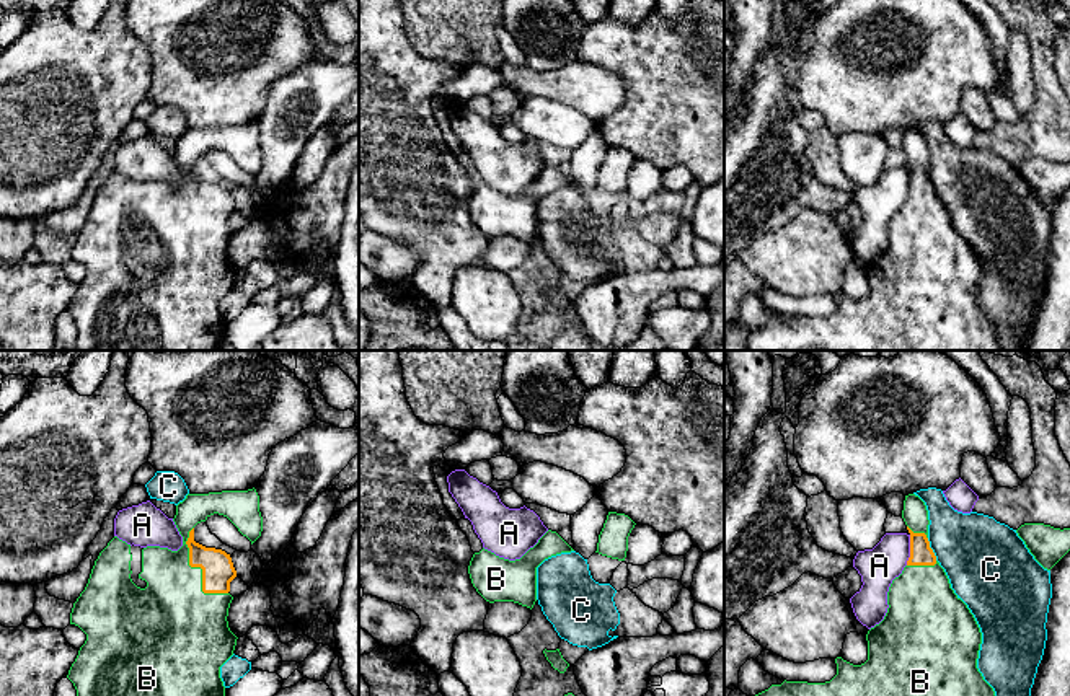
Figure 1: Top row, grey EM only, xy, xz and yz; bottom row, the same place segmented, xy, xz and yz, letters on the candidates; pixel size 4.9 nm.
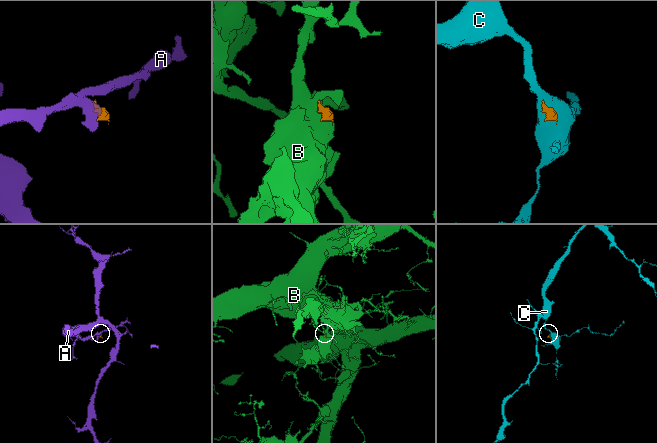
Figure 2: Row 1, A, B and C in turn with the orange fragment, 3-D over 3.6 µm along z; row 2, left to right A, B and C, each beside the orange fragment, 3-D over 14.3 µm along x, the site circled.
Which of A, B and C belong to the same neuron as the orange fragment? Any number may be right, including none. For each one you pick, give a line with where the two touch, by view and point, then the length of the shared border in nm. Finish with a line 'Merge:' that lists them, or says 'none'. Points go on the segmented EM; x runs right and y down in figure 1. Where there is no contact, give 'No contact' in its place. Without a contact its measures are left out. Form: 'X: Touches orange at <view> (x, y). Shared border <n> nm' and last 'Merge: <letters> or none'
B: Touches orange at xy (199, 566). Shared border 380 nm
Merge: B

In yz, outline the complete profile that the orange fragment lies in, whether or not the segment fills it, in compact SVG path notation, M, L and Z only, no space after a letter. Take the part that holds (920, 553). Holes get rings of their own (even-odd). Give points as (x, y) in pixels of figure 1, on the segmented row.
M915 494L905 496L902 518L910 533L910 557L889 587L884 619L866 634L868 660L853 665L837 657L837 675L830 681L785 680L755 696L995 696L977 668L980 628L930 548L925 502Z

